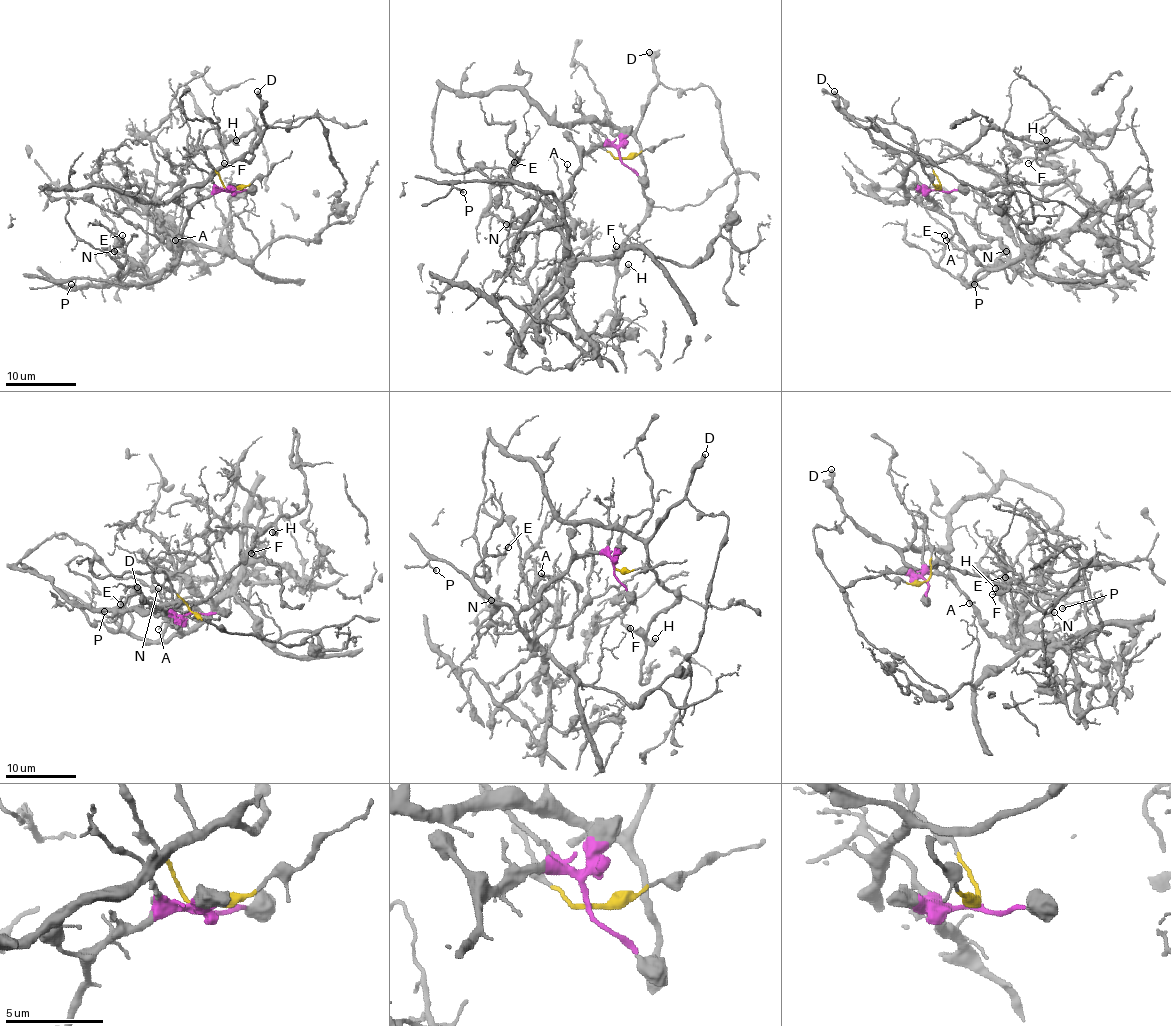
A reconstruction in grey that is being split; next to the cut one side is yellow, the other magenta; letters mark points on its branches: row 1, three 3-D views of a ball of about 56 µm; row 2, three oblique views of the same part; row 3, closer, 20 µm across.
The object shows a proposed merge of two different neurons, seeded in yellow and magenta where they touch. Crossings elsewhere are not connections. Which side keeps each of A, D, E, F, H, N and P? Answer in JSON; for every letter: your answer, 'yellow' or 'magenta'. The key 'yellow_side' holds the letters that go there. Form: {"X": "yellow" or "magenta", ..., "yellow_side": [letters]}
{"A": "magenta", "D": "yellow", "E": "magenta", "F": "yellow", "H": "yellow", "N": "magenta", "P": "magenta", "yellow_side": ["D", "F", "H"]}

